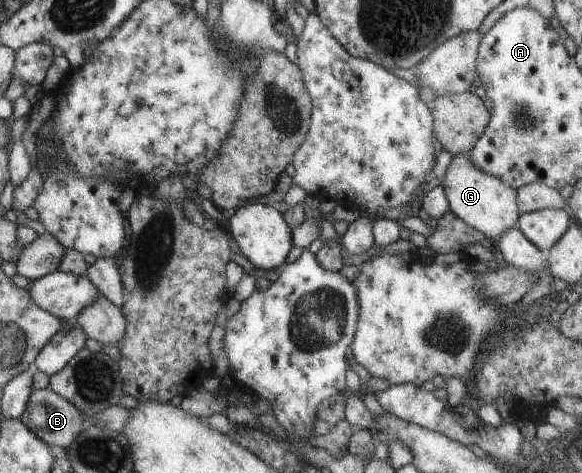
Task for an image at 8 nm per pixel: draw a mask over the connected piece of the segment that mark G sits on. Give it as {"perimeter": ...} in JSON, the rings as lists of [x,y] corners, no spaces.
{"perimeter":[[[467,154],[451,156],[446,168],[443,168],[440,186],[443,188],[449,209],[469,227],[480,231],[485,238],[495,242],[503,230],[516,225],[520,216],[517,209],[516,190],[498,177],[482,172],[467,157]]]}

